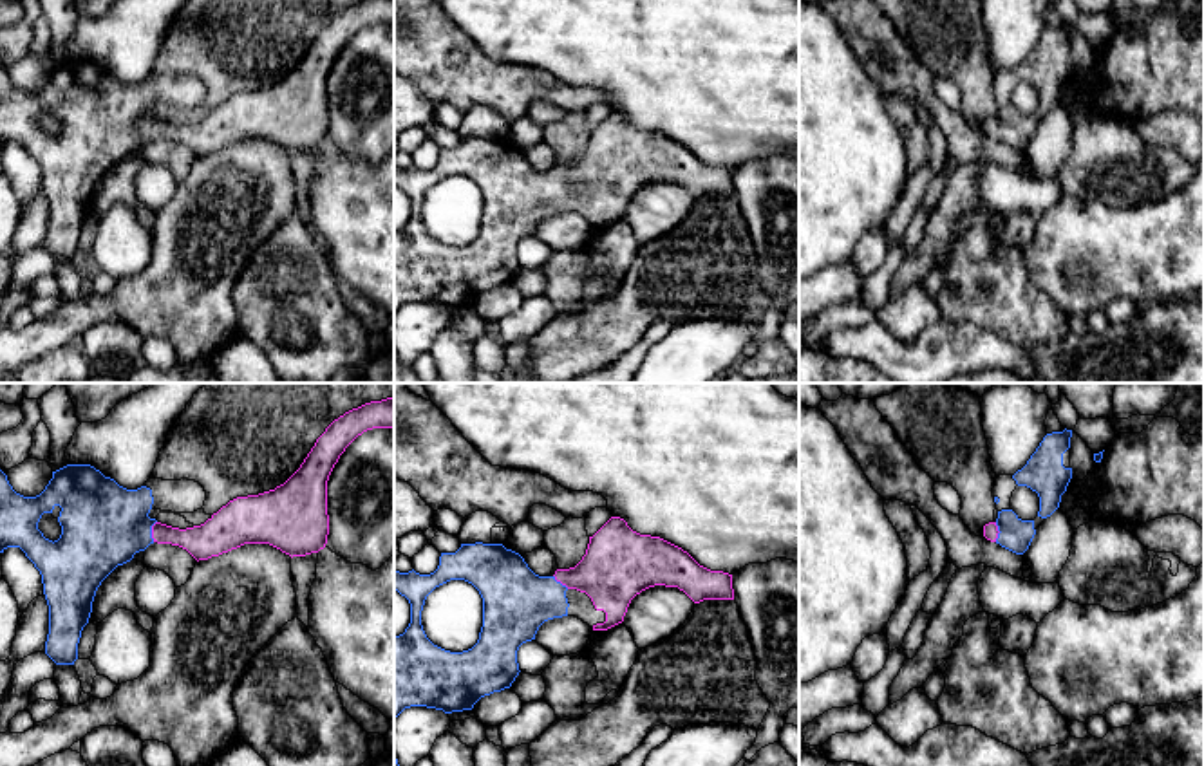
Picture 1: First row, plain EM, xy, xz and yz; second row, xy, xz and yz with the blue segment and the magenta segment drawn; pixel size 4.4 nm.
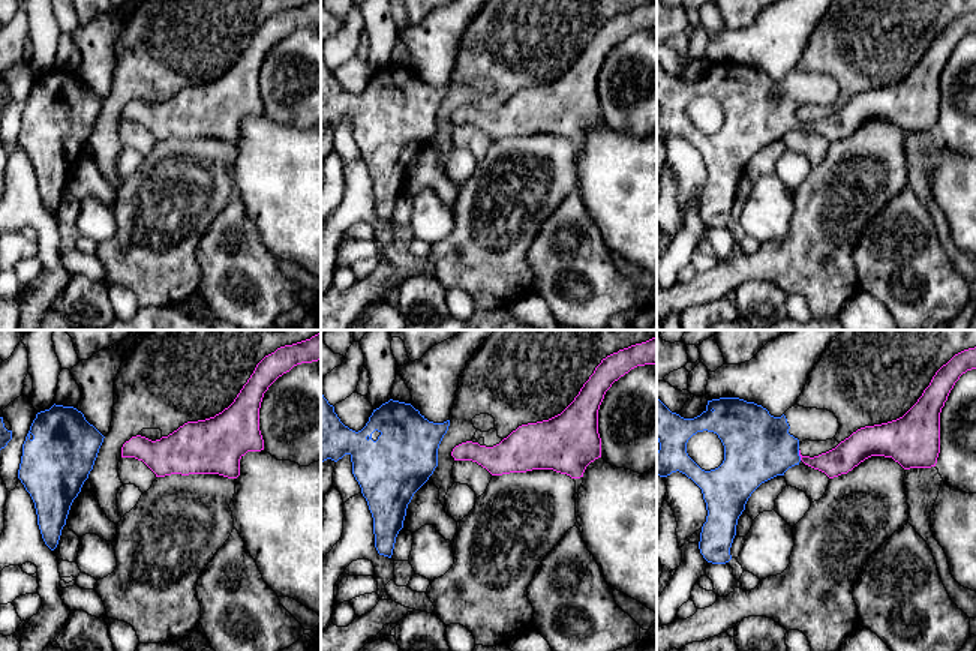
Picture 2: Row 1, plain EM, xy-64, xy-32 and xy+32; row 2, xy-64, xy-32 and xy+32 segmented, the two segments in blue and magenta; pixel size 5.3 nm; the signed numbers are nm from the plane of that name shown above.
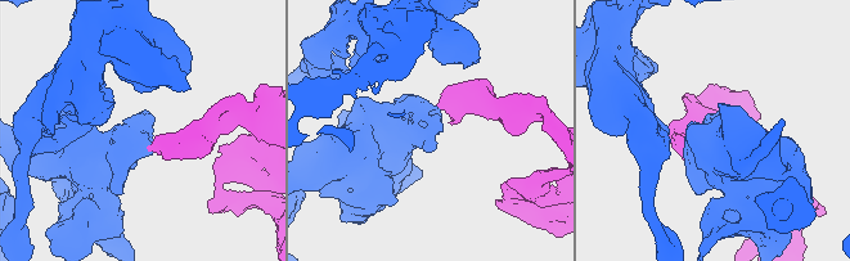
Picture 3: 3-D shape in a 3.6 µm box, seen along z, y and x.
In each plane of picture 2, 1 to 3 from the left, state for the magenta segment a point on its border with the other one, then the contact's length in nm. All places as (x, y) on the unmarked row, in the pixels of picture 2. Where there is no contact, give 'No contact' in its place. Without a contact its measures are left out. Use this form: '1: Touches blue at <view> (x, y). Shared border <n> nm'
1: No contact
2: No contact
3: Touches blue at xy+32 (798, 119). Shared border 60 nm

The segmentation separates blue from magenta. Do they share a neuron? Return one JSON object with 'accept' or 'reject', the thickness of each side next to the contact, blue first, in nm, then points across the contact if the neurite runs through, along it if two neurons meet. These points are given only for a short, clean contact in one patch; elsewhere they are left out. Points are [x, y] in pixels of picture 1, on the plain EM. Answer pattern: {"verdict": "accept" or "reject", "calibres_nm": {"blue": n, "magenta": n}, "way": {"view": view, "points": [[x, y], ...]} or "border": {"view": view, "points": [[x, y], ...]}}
{"verdict": "accept", "calibres_nm": {"blue": 380, "magenta": 150}, "way": {"view": "xy", "points": [[103, 120], [150, 127], [205, 136]]}}

